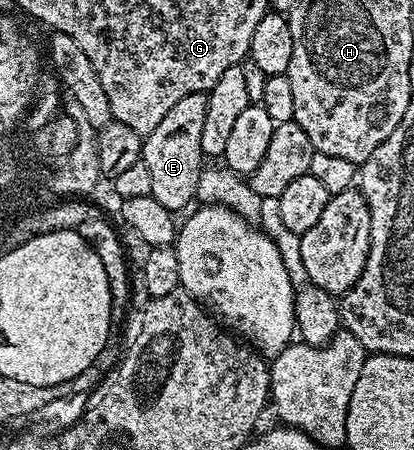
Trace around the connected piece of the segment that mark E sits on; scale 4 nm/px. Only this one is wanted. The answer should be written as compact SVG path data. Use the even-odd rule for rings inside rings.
M203 93L186 95L186 99L174 103L174 107L170 107L170 112L162 118L162 123L158 123L158 127L154 127L154 131L150 131L150 135L143 138L142 160L146 163L146 167L150 167L151 197L158 199L158 203L162 203L162 207L173 211L184 208L184 210L187 210L196 201L196 188L198 187L200 170L205 168L206 165L206 158L202 151L202 122L206 119L207 102L208 98Z

